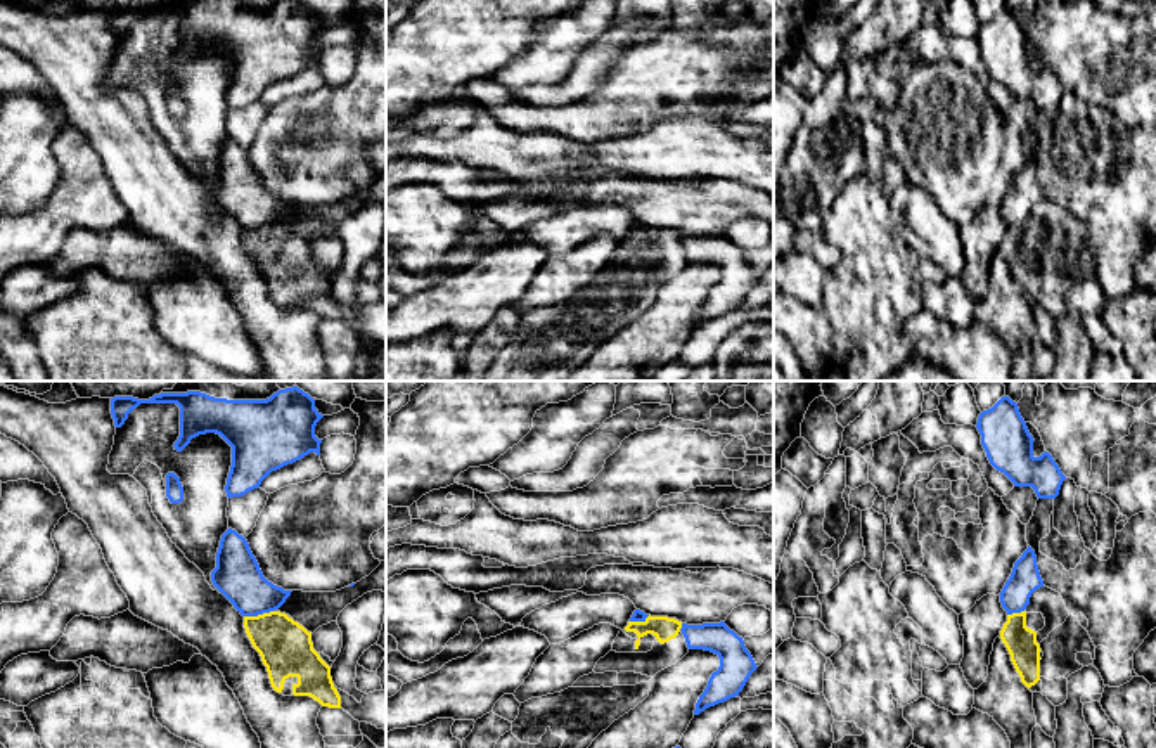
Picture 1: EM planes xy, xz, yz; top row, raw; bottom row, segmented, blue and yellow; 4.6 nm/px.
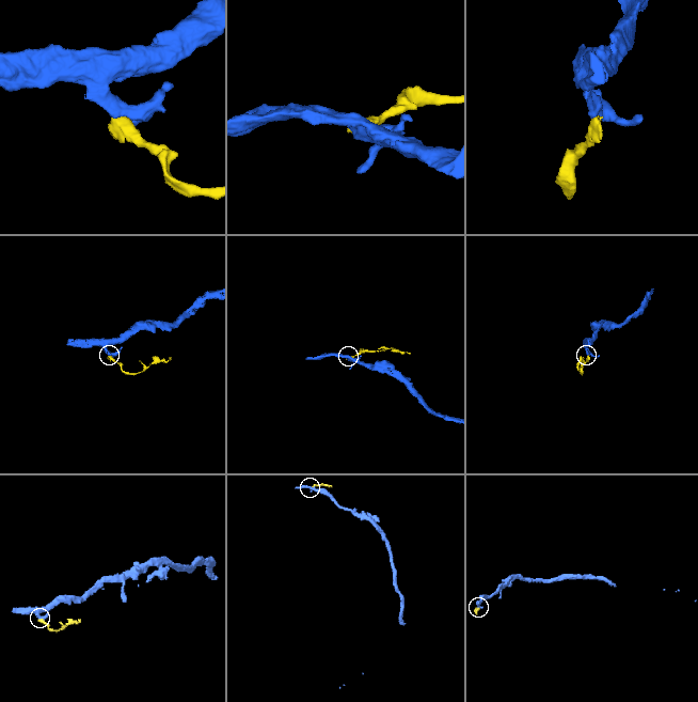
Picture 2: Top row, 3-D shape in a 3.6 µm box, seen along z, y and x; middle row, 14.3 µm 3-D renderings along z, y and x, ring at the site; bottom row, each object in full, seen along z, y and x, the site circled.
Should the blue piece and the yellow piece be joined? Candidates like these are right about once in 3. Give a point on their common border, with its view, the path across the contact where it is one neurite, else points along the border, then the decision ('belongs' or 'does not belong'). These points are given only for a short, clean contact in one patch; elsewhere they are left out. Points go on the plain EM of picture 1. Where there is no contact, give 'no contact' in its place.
xy (258, 225) | along xy (274, 222), (244, 229) | does not belong

